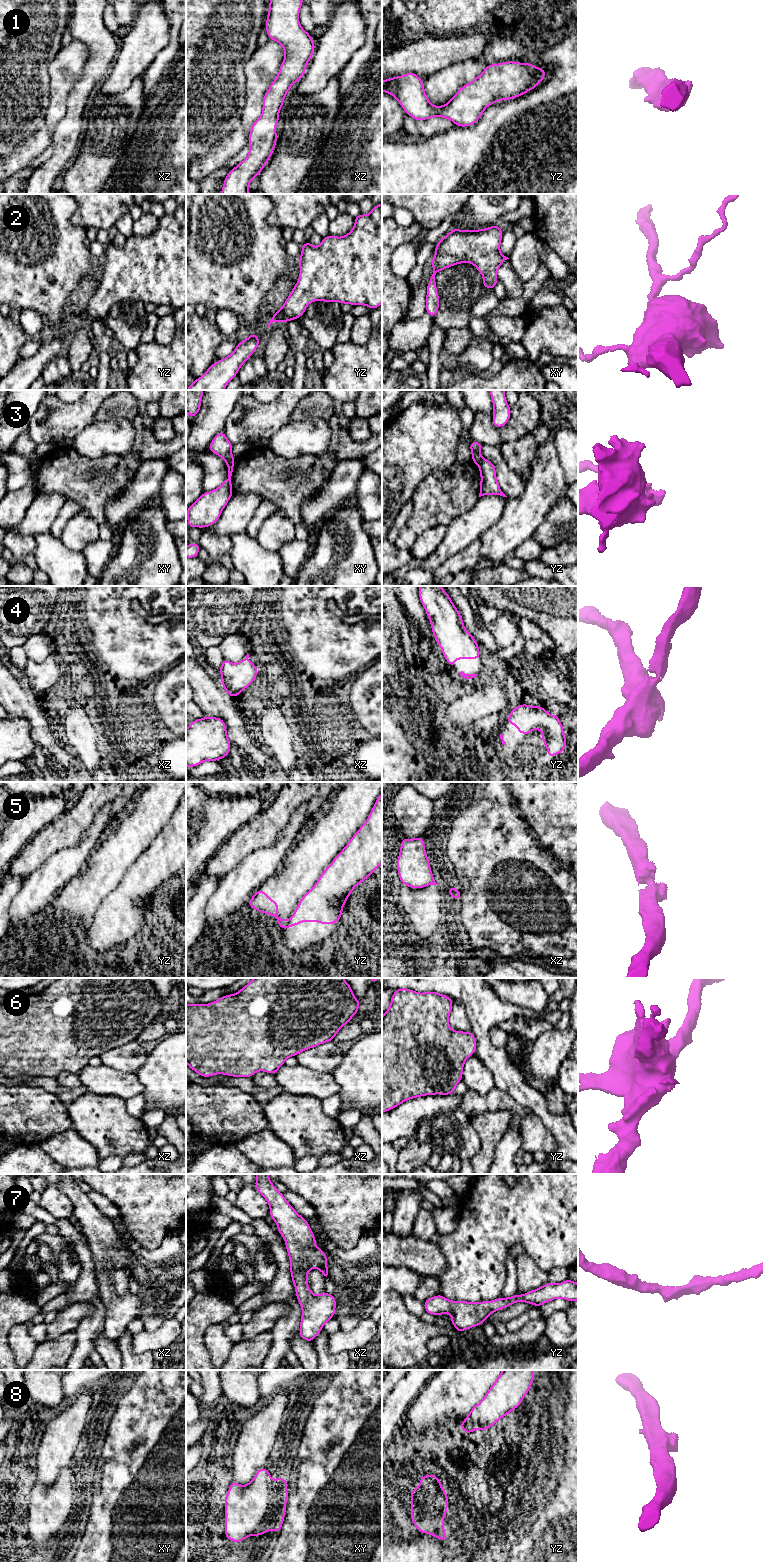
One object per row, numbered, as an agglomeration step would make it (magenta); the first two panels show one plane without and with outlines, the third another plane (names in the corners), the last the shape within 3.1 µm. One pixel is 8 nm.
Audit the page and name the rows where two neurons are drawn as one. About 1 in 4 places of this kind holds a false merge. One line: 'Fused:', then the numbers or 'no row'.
Fused: 3, 5

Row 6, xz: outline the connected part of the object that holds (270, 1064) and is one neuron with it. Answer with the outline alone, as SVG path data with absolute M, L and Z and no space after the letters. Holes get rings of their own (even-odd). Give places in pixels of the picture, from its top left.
M254 978L237 993L225 995L209 1004L186 1004L186 1063L202 1077L224 1074L233 1077L253 1077L257 1071L274 1075L284 1065L288 1057L333 1041L335 1035L357 1014L361 1002L353 994L351 986L344 978Z

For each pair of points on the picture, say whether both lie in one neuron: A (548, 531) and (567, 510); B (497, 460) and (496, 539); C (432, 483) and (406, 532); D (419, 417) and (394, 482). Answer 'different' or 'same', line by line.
A: same
B: different
C: same
D: same

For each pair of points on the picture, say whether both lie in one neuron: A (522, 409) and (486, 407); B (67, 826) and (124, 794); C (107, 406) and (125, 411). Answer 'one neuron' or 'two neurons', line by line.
A: two neurons
B: one neuron
C: one neuron

